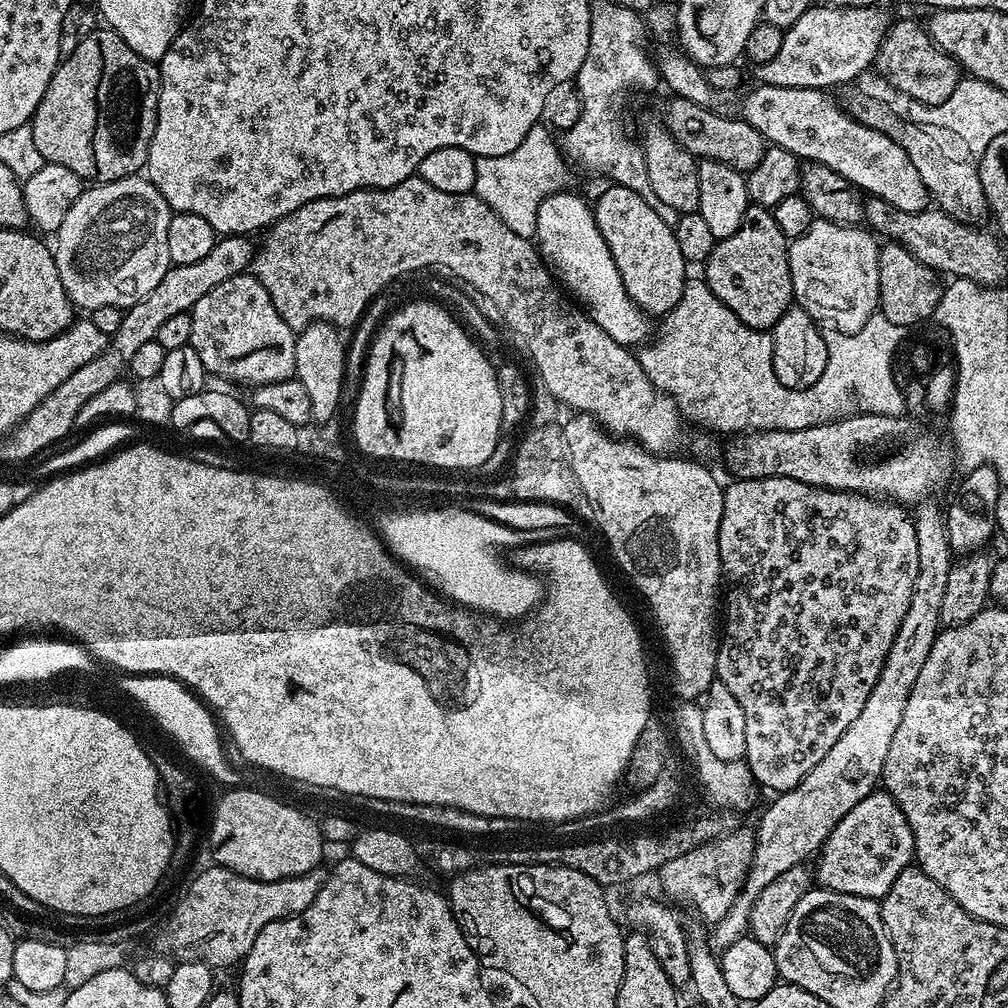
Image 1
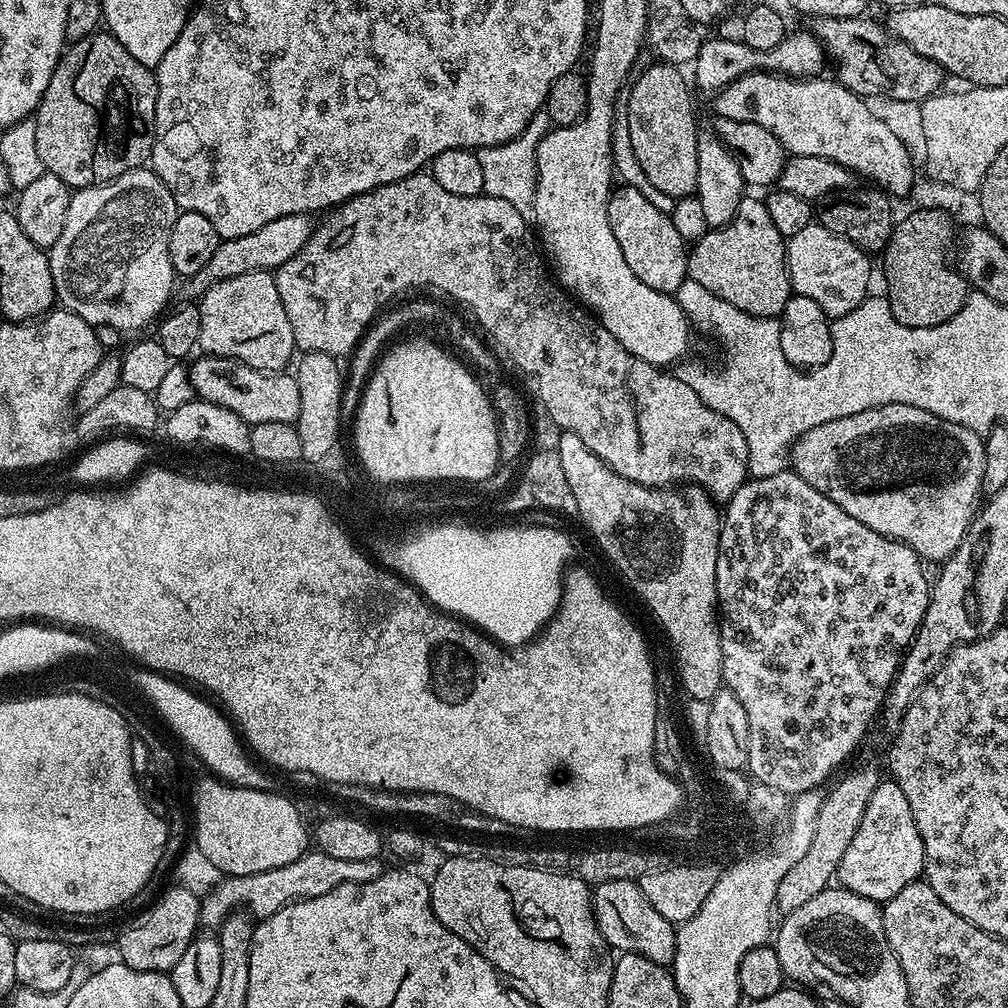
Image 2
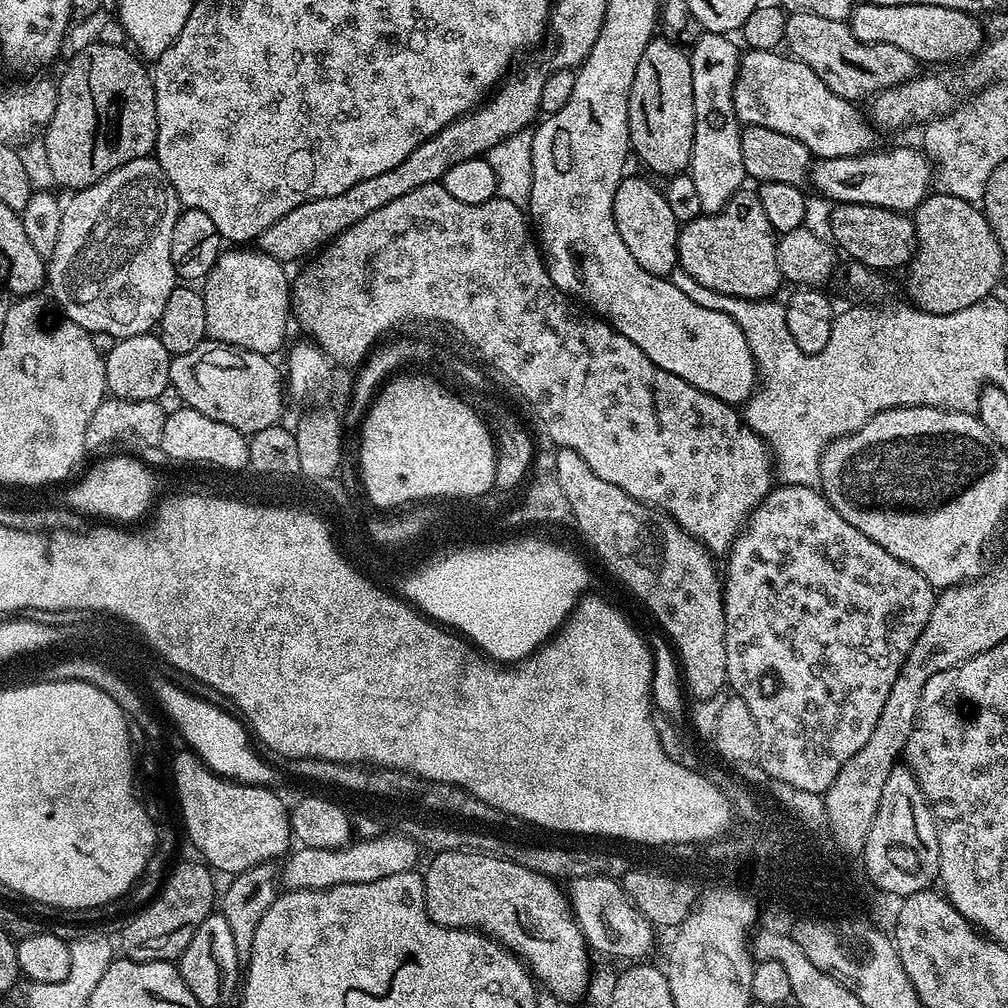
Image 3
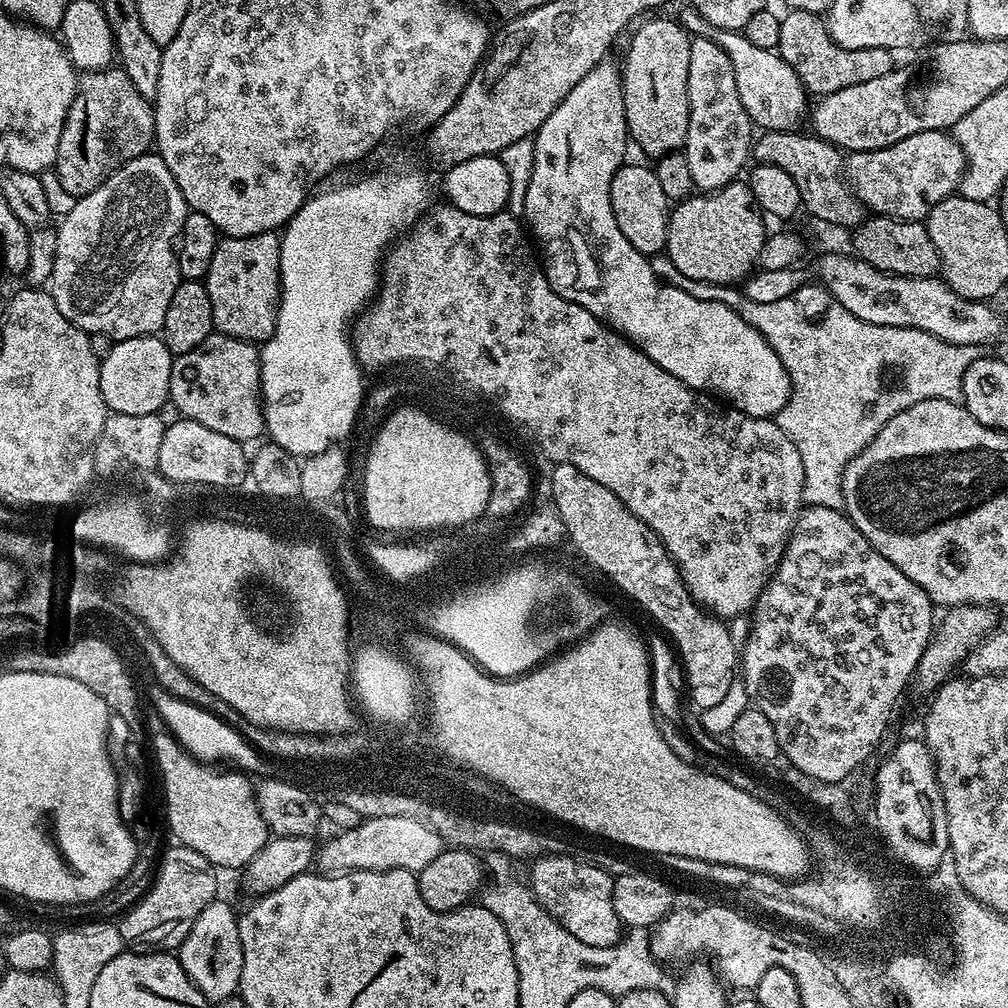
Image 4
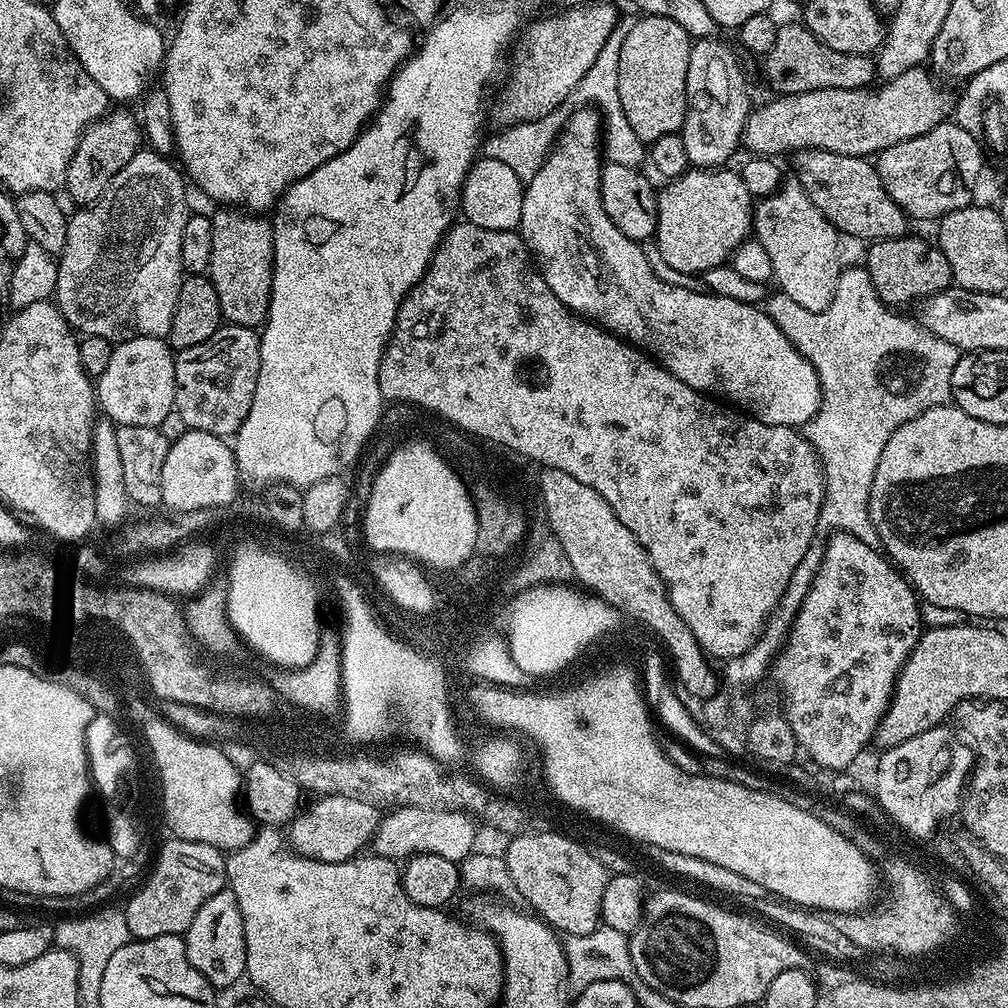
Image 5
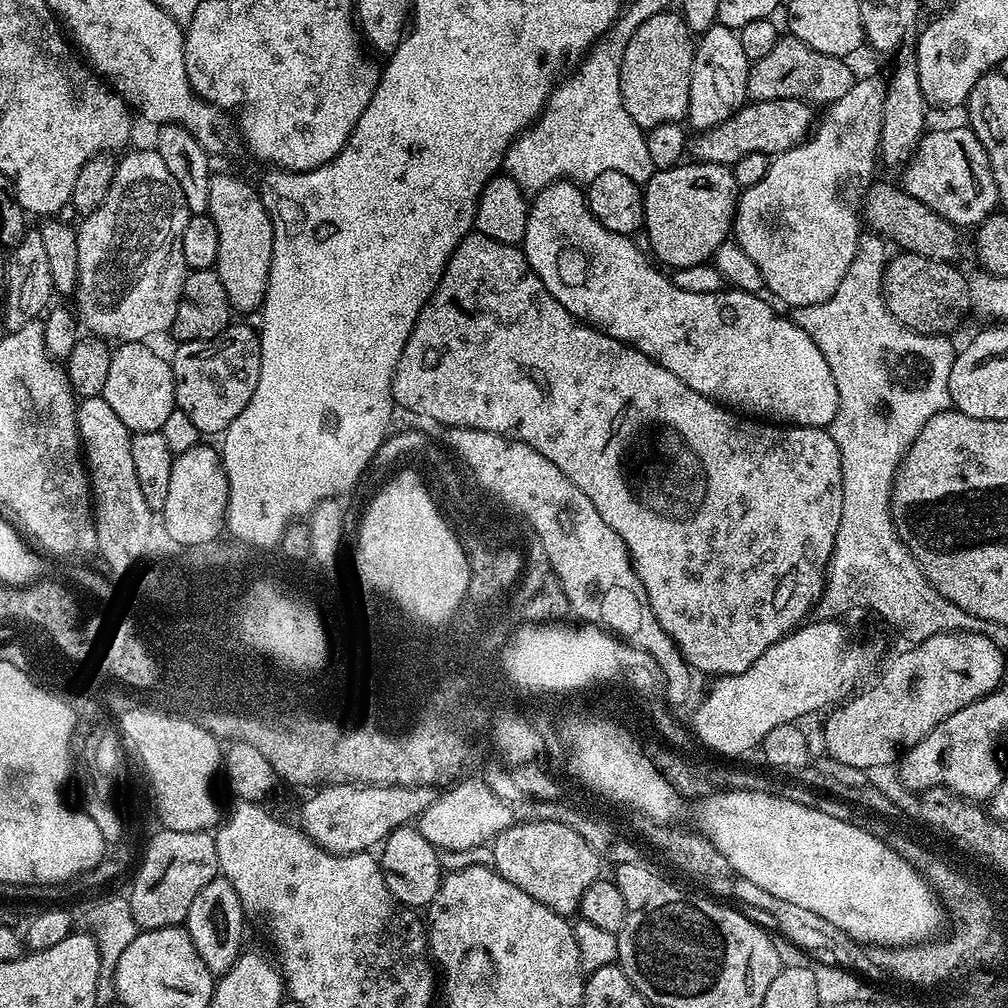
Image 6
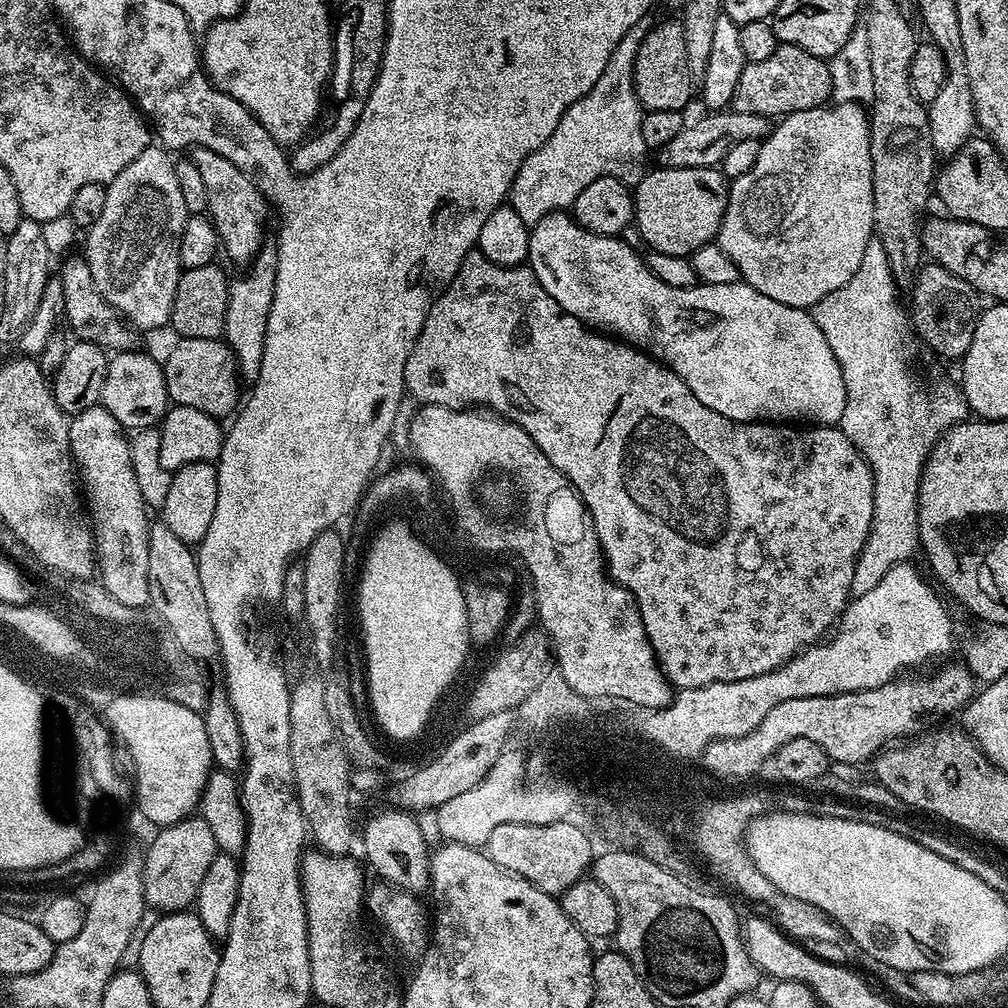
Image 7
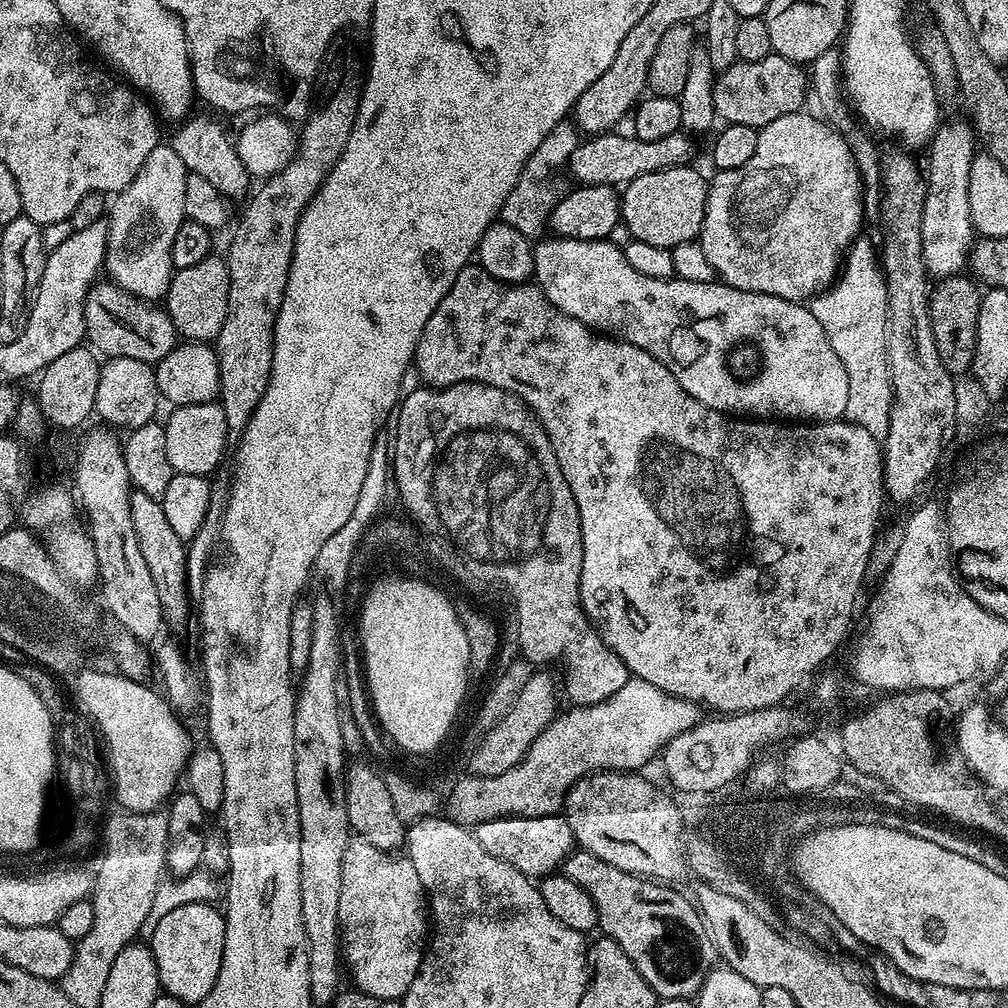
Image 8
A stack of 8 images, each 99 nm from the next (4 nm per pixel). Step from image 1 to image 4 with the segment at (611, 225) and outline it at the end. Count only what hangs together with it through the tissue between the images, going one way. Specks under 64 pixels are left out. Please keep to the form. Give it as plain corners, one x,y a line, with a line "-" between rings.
625,162
610,182
610,206
618,222
618,230
626,234
626,242
646,257
663,253
668,247
668,214
670,202
662,194
655,171
644,164

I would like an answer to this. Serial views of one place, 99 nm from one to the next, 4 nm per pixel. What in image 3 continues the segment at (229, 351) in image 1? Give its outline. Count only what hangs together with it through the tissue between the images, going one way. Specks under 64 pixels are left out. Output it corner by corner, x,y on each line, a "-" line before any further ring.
228,250
221,251
218,262
214,262
214,266
210,270
210,274
204,277
202,281
202,291
204,293
204,301
206,302
206,330
208,331
207,339
220,340
224,344
233,344
239,348
246,350
254,350
258,354
271,357
272,352
276,352
284,344
284,339
288,336
288,320
290,324
290,309
292,307
292,294
290,291
290,276
284,273
285,265
281,261
270,258
270,254
259,250
253,252
240,252
244,250
232,250
236,252
228,252

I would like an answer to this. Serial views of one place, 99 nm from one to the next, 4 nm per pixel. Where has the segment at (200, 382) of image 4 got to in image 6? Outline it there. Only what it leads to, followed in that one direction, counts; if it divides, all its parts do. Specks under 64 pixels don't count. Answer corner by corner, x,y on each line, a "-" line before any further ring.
229,323
222,334
209,340
185,340
177,343
176,353
170,356
174,374
174,394
179,412
186,414
201,434
223,434
246,410
246,402
254,398
260,373
260,337
257,329
248,324

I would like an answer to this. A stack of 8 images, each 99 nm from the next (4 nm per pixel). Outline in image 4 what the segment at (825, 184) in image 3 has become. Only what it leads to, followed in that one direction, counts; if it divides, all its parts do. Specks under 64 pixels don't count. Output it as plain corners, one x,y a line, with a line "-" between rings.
947,131
919,132
910,134
910,138
902,138
902,142
894,142
894,146
847,153
844,162
844,179
859,200
873,213
893,216
896,220
923,221
930,214
930,210
938,206
938,202
942,202
959,189
965,167
962,146
958,146
956,139

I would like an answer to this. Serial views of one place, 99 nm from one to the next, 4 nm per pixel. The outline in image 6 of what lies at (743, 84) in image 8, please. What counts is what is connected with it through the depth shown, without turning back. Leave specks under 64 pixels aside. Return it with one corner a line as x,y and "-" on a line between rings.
784,34
766,58
758,58
749,67
748,95
753,101
802,100
813,106
827,106
844,97
856,85
857,73
852,73
848,63
847,59
822,54
806,46
806,42

